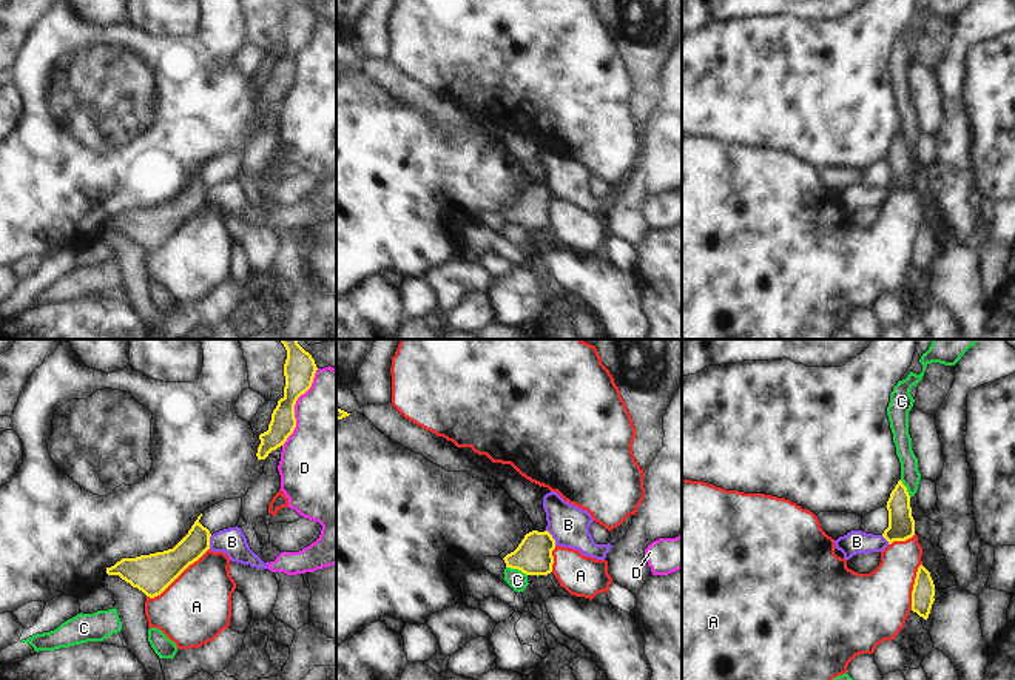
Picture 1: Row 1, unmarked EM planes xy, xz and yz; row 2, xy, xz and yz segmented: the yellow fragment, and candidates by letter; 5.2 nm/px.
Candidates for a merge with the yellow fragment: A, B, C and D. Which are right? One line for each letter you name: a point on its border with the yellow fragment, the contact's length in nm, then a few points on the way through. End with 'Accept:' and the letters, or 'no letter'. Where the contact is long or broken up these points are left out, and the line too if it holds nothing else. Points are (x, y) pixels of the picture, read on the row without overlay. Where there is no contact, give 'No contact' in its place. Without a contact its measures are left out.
Accept: no letter.

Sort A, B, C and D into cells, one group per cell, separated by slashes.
A / B D / C

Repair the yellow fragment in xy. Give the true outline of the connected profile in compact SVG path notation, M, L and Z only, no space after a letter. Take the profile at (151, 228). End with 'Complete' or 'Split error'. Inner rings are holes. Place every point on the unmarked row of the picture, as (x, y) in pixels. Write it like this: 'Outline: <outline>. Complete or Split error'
Outline: M197 171L188 188L173 202L164 207L122 213L106 222L108 230L119 230L147 251L160 250L190 219L197 216L210 204L210 185Z. Complete.

